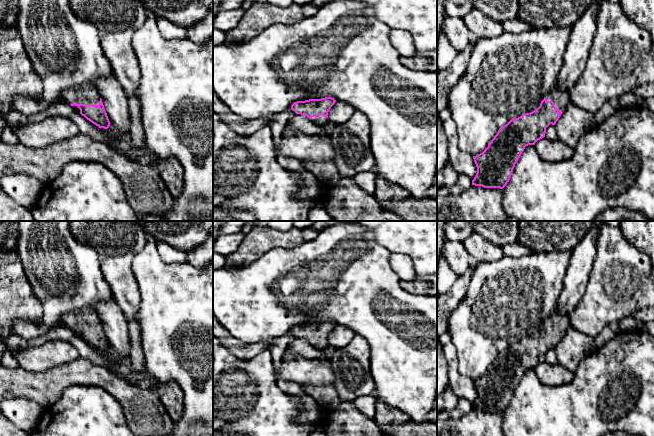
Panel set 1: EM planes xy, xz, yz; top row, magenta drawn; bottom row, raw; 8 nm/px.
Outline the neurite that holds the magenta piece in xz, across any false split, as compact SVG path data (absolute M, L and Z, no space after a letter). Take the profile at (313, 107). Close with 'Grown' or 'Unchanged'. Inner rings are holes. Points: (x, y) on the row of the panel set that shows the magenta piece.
M332 97L297 101L291 105L296 114L307 116L314 124L324 126L328 122L328 112L335 104Z. Grown

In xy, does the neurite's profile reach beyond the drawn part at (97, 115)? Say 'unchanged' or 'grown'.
grown

